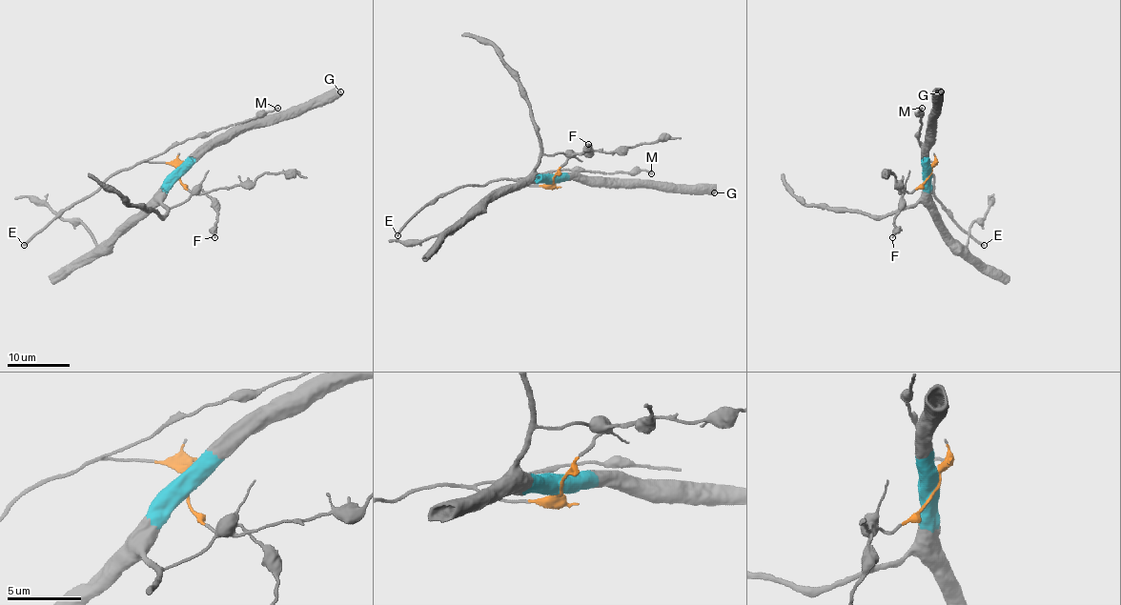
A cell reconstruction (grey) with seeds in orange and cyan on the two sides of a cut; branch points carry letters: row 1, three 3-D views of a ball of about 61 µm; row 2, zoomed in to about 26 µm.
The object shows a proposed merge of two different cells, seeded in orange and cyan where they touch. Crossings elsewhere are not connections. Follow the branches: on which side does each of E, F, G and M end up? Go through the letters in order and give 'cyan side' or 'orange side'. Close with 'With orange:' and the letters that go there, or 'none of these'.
E: orange side
F: orange side
G: cyan side
M: orange side
With orange: E, F, M

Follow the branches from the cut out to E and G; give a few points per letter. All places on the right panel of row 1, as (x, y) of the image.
E: (928, 174), (933, 162), (928, 162), (927, 167), (933, 176), (933, 193), (946, 211), (984, 245)
G: (928, 174), (927, 140), (933, 120), (933, 102), (941, 91)

